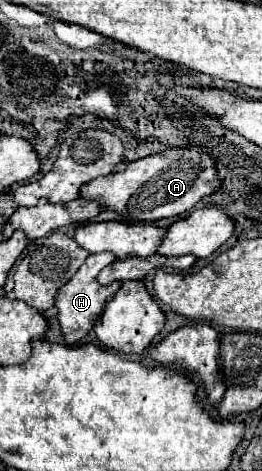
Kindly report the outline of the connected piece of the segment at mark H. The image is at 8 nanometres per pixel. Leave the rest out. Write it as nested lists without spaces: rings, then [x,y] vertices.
[[[103,252],[103,254],[95,254],[95,256],[89,256],[83,266],[75,272],[75,276],[63,286],[59,288],[57,292],[57,298],[55,298],[55,308],[59,310],[57,314],[57,320],[59,320],[59,326],[61,326],[61,332],[63,332],[63,338],[65,338],[65,344],[73,346],[77,342],[81,342],[83,336],[87,336],[87,332],[95,326],[95,320],[99,320],[99,316],[103,314],[105,310],[105,304],[115,296],[119,284],[109,284],[109,286],[101,286],[97,282],[97,274],[115,260],[115,256],[111,256],[111,252]]]

